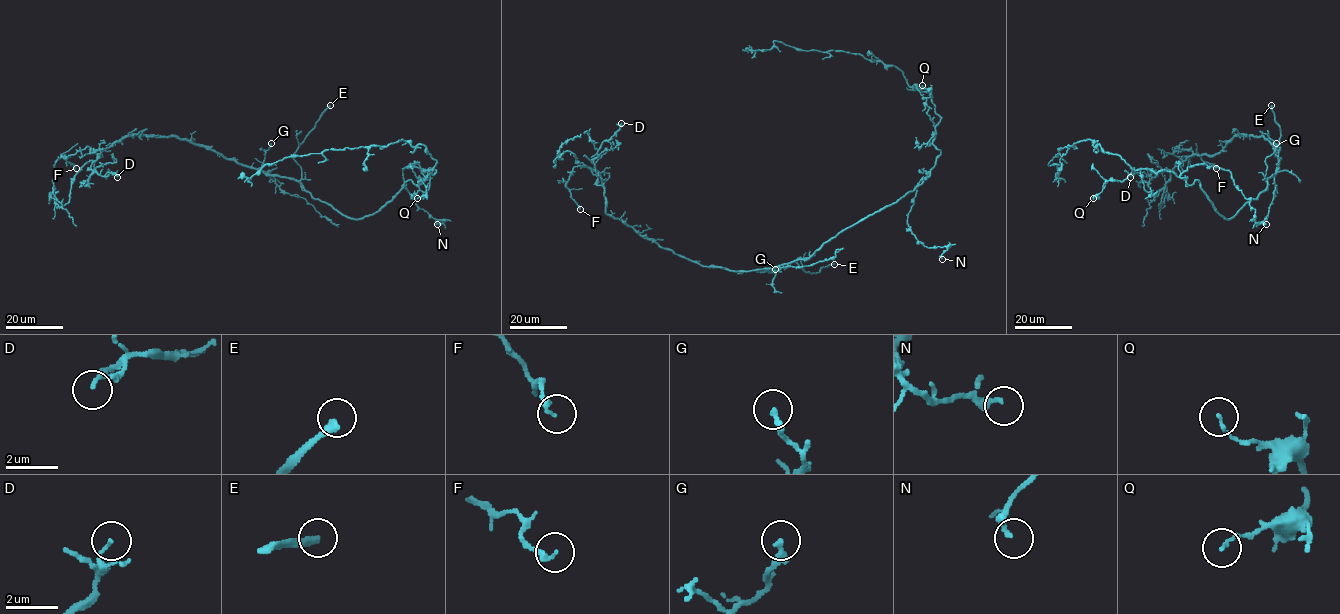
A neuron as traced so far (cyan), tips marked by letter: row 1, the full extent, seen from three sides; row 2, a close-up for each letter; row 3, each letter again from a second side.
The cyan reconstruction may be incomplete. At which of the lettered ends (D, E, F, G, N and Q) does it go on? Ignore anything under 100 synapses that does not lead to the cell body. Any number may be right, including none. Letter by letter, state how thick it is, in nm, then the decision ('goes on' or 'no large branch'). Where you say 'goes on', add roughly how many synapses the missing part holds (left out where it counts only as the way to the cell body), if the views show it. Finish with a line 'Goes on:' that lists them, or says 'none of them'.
D: 130 nm thick; no large branch
E: 320 nm thick; goes on
F: 180 nm thick; no large branch
G: 240 nm thick; no large branch
N: 240 nm thick; no large branch
Q: 120 nm thick; no large branch
Goes on: E

